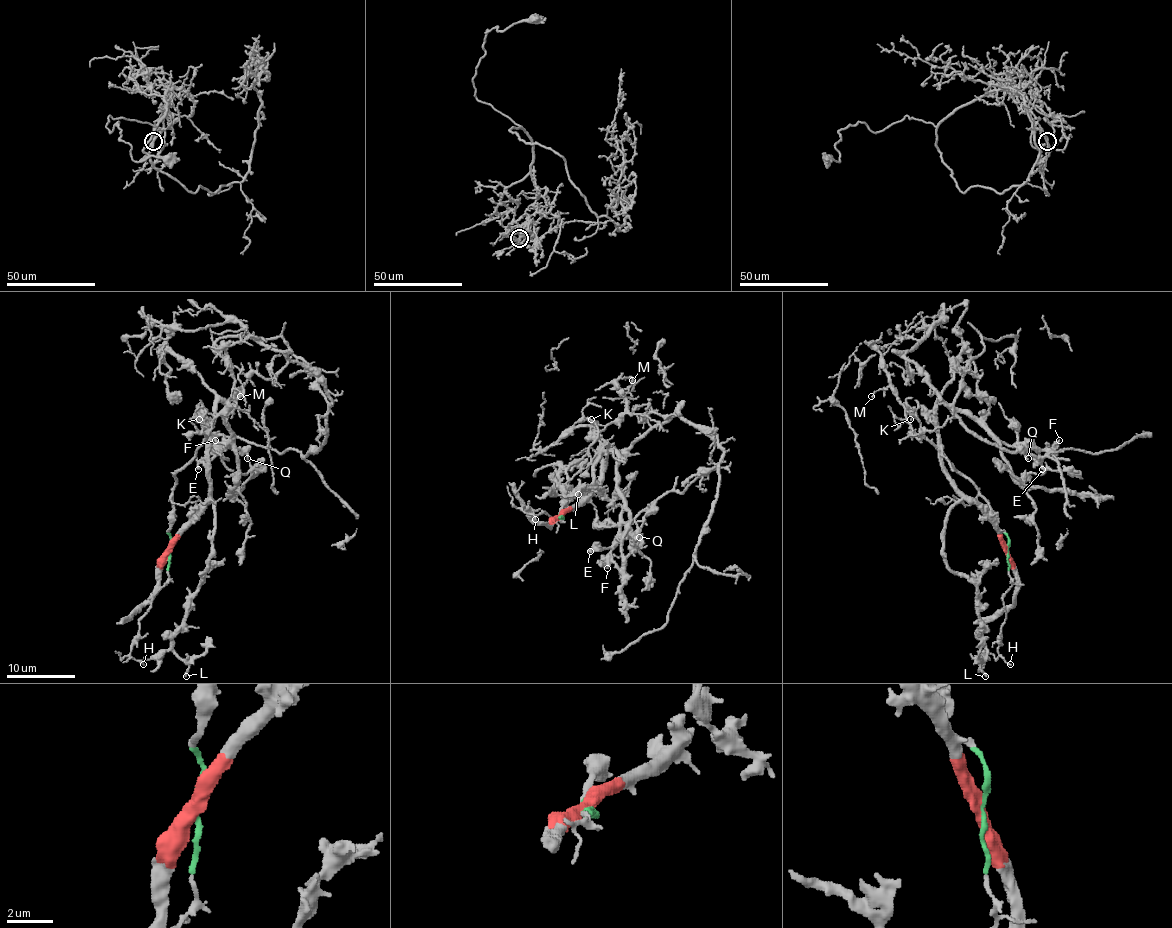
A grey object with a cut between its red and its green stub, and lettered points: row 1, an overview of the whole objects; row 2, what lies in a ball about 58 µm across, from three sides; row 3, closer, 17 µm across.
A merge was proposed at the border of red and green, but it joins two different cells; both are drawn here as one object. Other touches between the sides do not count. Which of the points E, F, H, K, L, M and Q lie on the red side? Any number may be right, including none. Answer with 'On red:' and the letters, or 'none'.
On red: E, F, L, Q

